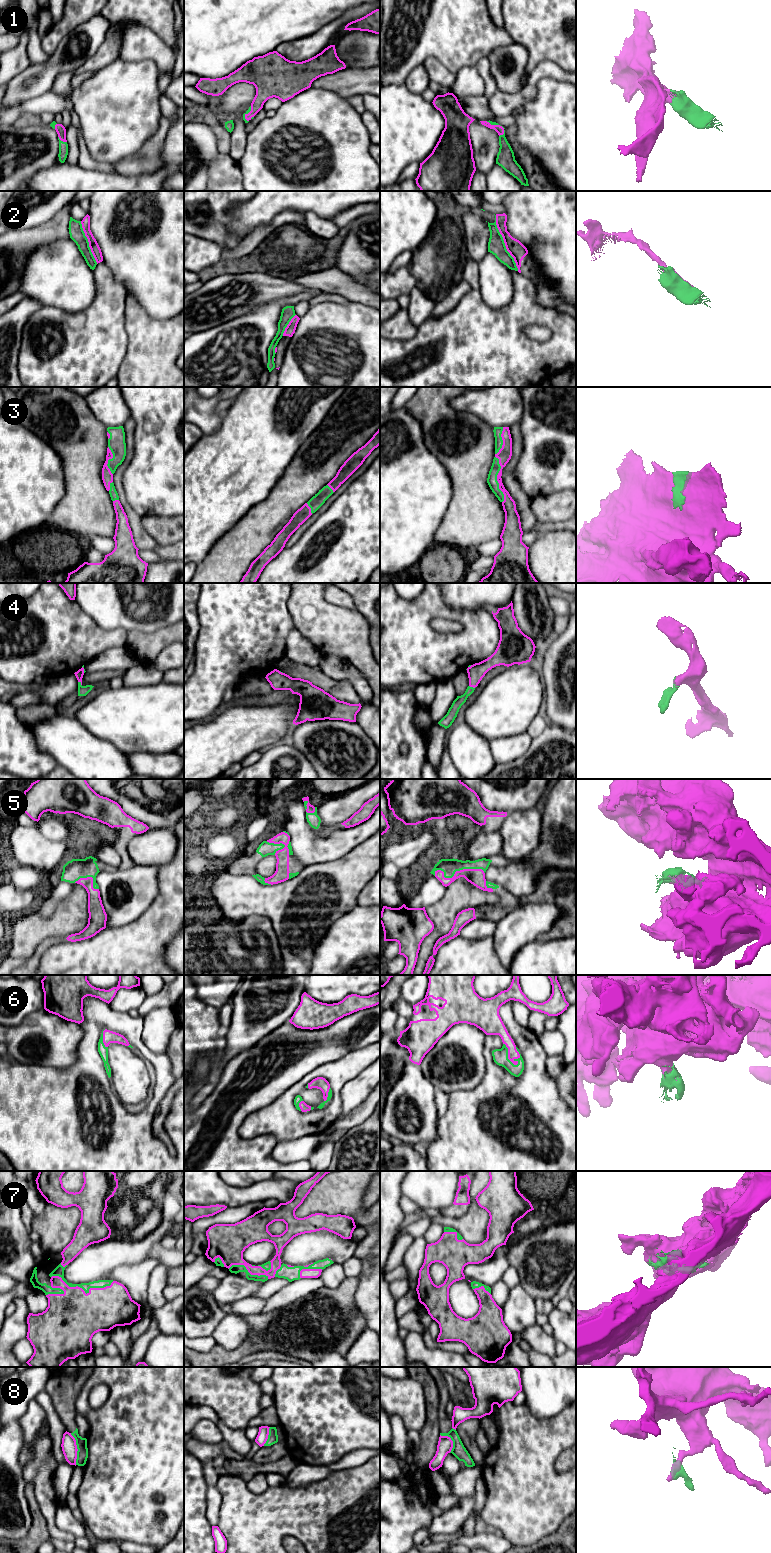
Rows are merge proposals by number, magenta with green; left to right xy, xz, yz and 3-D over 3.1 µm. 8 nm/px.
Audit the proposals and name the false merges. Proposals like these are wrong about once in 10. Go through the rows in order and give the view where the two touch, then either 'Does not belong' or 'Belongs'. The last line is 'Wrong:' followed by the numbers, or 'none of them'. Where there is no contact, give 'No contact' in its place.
1: Touches magenta in xy. Belongs
2: Touches magenta in yz. Does not belong
3: Touches magenta in yz. Belongs
4: Touches magenta in yz. Belongs
5: Touches magenta in yz. Belongs
6: Touches magenta in yz. Belongs
7: Touches magenta in xy. Belongs
8: Touches magenta in xy. Does not belong
Wrong: 2, 8

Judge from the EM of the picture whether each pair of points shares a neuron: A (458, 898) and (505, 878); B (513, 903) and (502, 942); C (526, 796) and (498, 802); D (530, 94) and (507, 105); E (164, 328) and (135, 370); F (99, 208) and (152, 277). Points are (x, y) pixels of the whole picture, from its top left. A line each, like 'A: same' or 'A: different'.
A: different
B: different
C: same
D: same
E: same
F: same

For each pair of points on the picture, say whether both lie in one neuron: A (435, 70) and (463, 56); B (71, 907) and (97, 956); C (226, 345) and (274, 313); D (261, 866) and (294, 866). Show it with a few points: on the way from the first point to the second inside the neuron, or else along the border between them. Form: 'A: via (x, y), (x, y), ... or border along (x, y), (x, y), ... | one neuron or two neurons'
A: border along (422, 63), (429, 57), (435, 57), (455, 75) | two neurons
B: border along (105, 927), (84, 939), (68, 941), (64, 938) | two neurons
C: via (238, 345), (246, 337), (258, 331), (262, 325) | one neuron
D: via (269, 866), (286, 866) | one neuron

